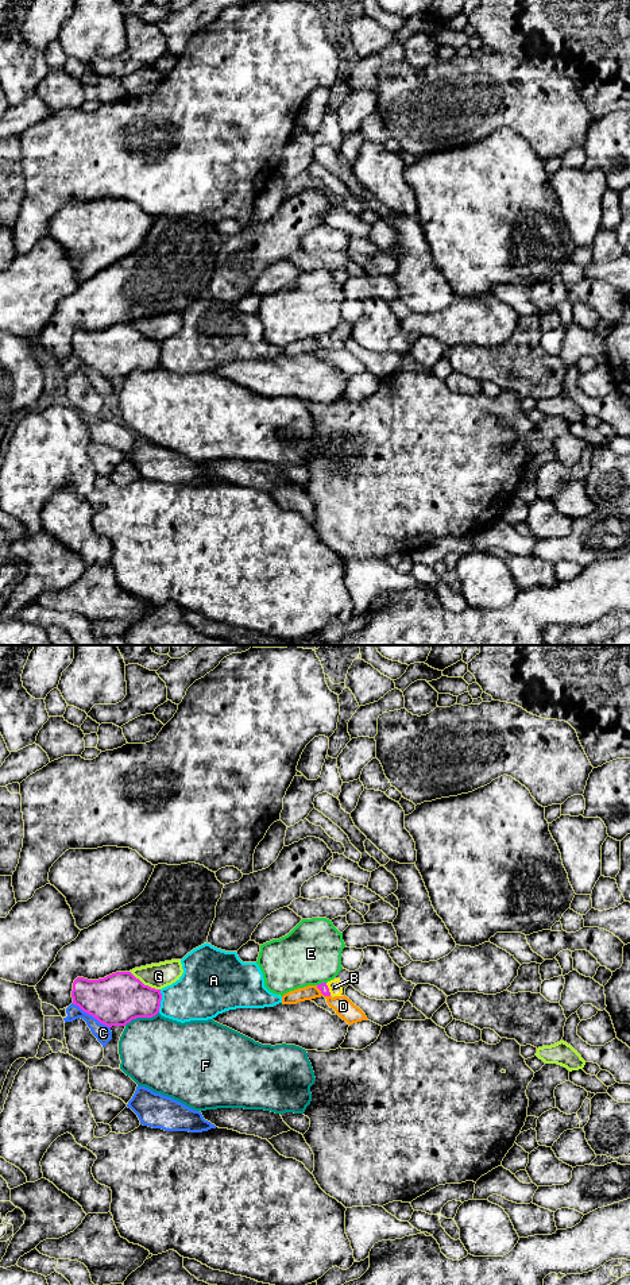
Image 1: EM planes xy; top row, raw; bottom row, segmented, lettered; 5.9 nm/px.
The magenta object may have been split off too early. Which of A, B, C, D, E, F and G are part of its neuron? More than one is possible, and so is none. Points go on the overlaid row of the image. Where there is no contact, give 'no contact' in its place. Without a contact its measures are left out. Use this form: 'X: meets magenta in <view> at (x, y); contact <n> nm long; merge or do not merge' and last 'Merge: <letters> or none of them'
A: meets magenta in xy at (161, 999); contact 140 nm long; do not merge
B: meets magenta in xy at (328, 988); contact 80 nm long; merge
C: meets magenta in xy at (91, 1014); contact 280 nm long; do not merge
D: meets magenta in xy at (323, 994); contact 110 nm long; do not merge
E: meets magenta in xy at (321, 983); contact 60 nm long; do not merge
F: meets magenta in xy at (140, 1017); contact 220 nm long; do not merge
G: meets magenta in xy at (143, 984); contact 220 nm long; do not merge
Merge: B

